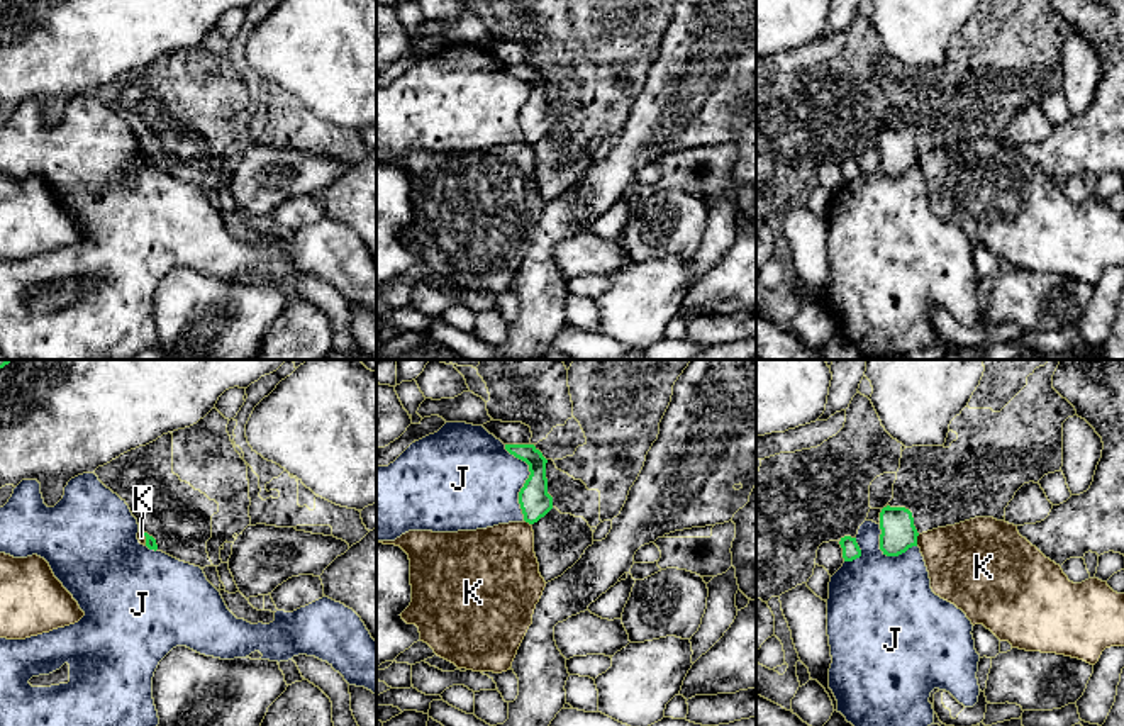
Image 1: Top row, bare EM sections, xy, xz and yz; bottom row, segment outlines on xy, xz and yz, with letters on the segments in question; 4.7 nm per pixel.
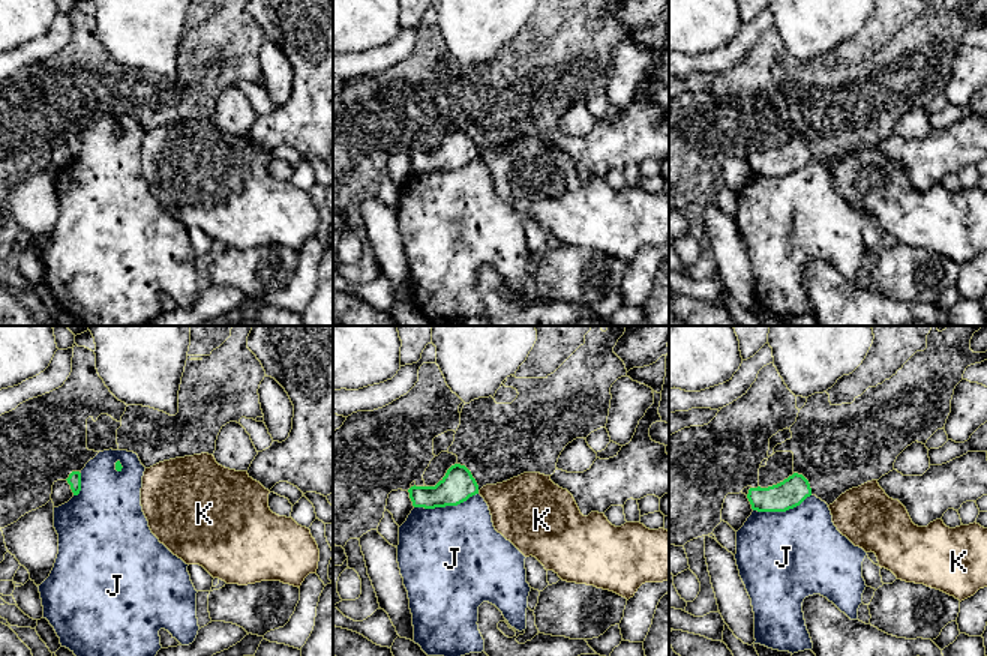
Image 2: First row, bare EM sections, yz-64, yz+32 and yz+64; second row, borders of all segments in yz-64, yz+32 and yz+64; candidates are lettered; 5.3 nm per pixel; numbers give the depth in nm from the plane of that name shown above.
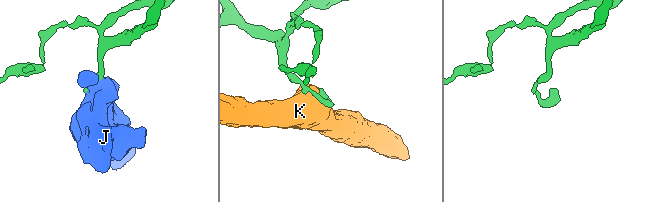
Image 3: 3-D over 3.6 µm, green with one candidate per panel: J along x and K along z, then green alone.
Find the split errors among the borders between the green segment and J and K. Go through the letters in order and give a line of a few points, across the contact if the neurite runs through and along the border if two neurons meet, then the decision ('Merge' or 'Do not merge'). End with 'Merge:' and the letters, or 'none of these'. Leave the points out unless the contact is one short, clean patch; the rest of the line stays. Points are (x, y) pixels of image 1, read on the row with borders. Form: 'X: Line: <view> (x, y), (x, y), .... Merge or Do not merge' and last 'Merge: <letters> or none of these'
J: Do not merge
K: Line: yz (919, 535), (916, 545). Do not merge
Merge: none of these

